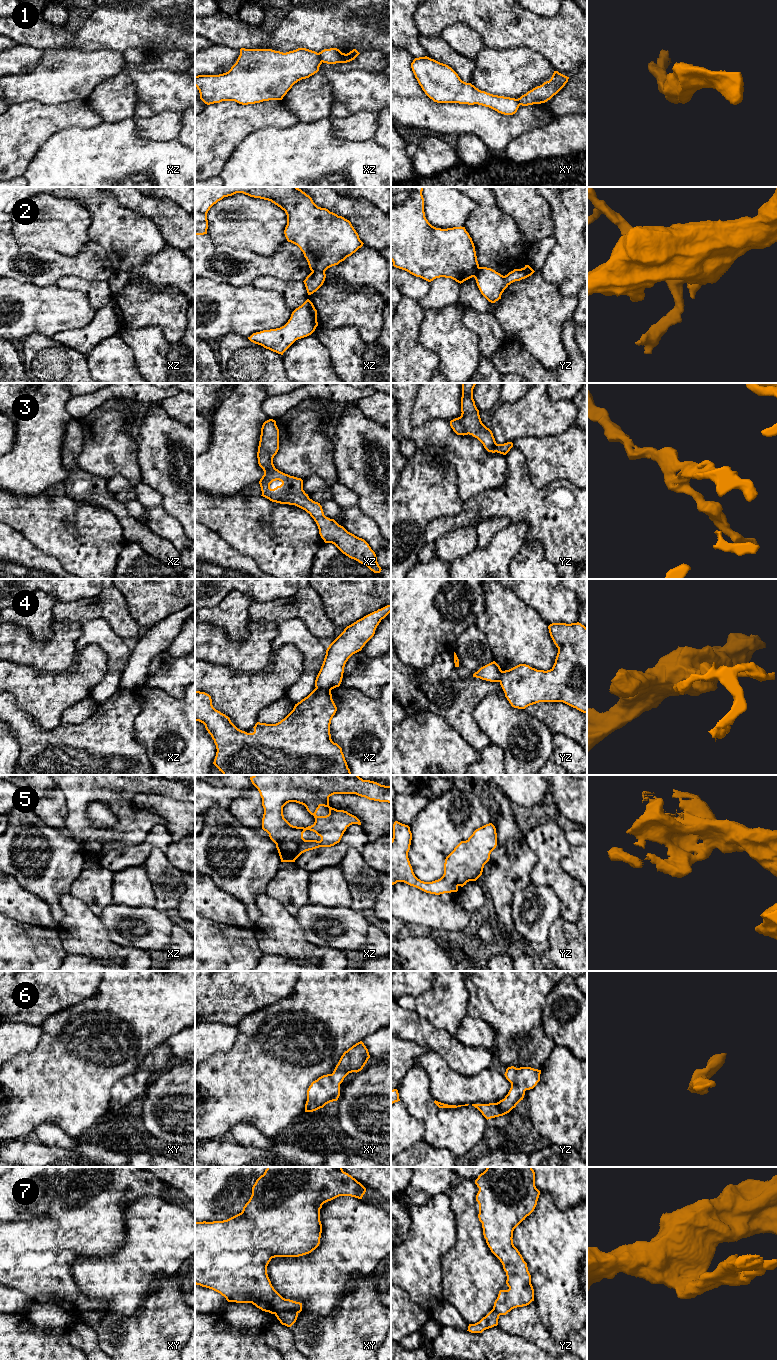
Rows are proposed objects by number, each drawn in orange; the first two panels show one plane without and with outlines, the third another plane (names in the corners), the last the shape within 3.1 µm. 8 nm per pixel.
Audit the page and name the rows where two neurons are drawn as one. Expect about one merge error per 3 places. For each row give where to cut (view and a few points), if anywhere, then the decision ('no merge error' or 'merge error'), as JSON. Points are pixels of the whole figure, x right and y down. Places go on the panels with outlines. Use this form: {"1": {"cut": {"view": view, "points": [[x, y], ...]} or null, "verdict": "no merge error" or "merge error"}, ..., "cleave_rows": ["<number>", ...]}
{"1": {"cut": {"view": "xz", "points": [[318, 53], [322, 61]]}, "verdict": "merge error"}, "2": {"cut": {"view": "xz", "points": [[312, 271], [324, 273]]}, "verdict": "merge error"}, "3": {"cut": null, "verdict": "no merge error"}, "4": {"cut": {"view": "xz", "points": [[316, 687], [330, 691]]}, "verdict": "merge error"}, "5": {"cut": null, "verdict": "no merge error"}, "6": {"cut": null, "verdict": "no merge error"}, "7": {"cut": {"view": "xy", "points": [[297, 1312], [277, 1312], [275, 1314]]}, "verdict": "merge error"}, "cleave_rows": ["1", "2", "4", "7"]}

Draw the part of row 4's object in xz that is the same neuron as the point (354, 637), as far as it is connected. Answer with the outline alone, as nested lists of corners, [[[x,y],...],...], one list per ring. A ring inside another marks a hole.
[[[391,604],[374,611],[353,624],[329,645],[321,669],[315,680],[315,687],[331,691],[339,687],[348,659],[362,650],[374,636],[382,619],[391,612]]]

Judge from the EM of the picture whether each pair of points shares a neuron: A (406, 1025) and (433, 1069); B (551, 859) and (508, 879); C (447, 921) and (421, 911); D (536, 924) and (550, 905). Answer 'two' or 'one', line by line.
A: two
B: two
C: one
D: one

